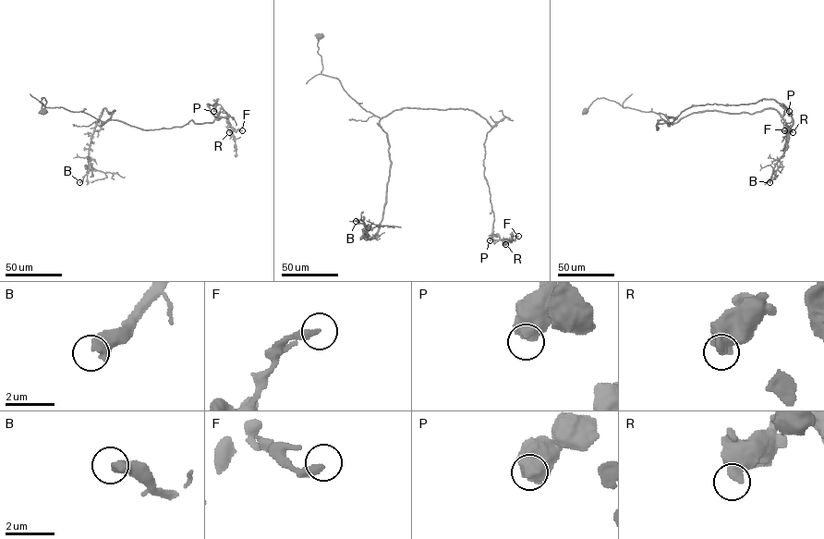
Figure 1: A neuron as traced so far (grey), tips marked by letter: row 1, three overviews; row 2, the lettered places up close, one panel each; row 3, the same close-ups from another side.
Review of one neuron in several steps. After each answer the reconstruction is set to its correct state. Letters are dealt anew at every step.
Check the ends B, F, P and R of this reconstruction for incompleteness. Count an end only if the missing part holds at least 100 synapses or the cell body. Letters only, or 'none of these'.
B

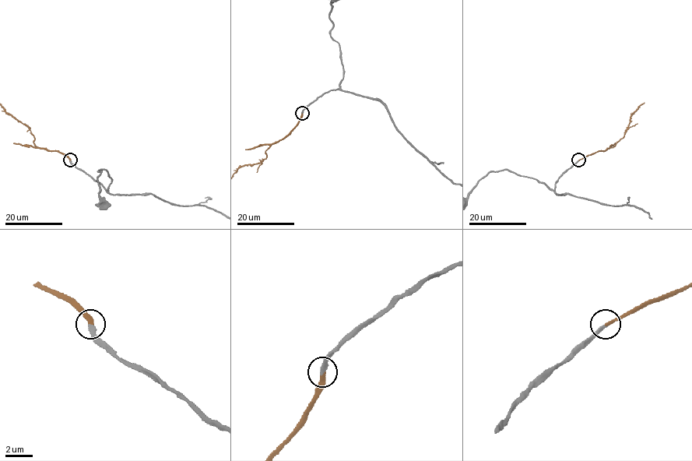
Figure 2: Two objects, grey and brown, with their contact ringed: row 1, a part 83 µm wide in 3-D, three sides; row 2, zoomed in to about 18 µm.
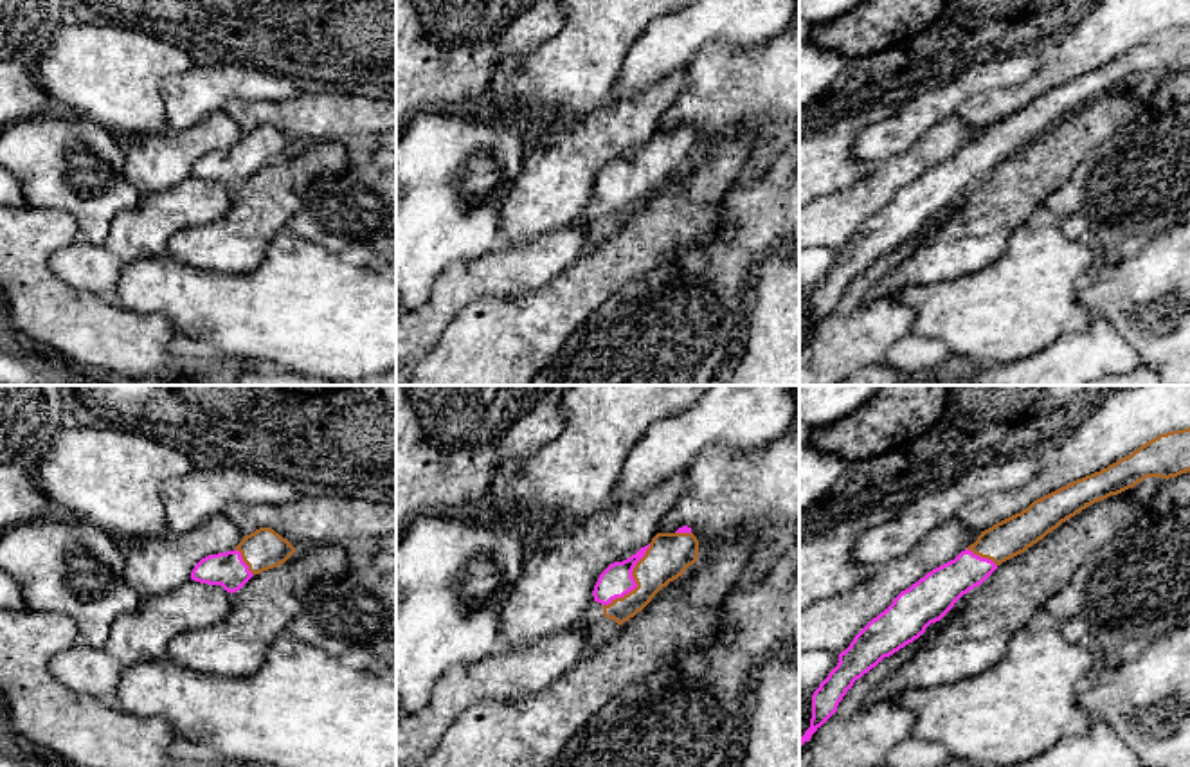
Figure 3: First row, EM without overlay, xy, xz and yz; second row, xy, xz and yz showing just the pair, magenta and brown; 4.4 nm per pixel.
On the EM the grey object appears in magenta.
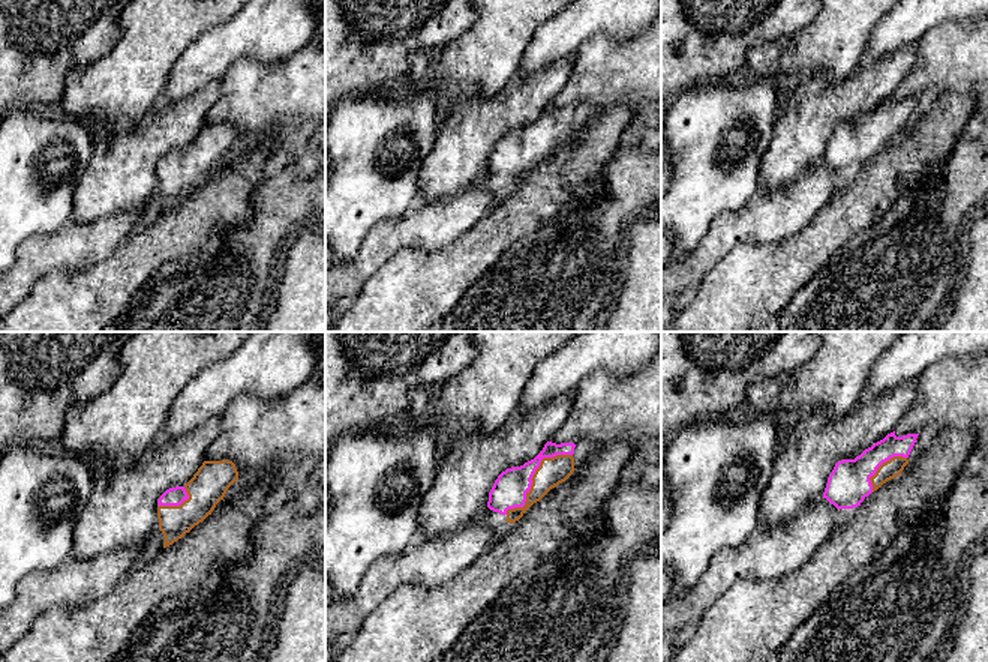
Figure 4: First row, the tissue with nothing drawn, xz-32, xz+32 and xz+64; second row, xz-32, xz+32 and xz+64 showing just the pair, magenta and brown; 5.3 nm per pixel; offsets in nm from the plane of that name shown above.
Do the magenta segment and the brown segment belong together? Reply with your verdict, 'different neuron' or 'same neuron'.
same neuron

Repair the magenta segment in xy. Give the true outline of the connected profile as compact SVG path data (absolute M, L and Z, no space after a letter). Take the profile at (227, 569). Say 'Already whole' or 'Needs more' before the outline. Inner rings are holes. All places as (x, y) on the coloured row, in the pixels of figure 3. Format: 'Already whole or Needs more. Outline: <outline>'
Needs more. Outline: M259 528L243 537L234 551L202 558L191 580L209 585L221 585L227 592L239 591L254 574L279 567L295 547L270 528Z

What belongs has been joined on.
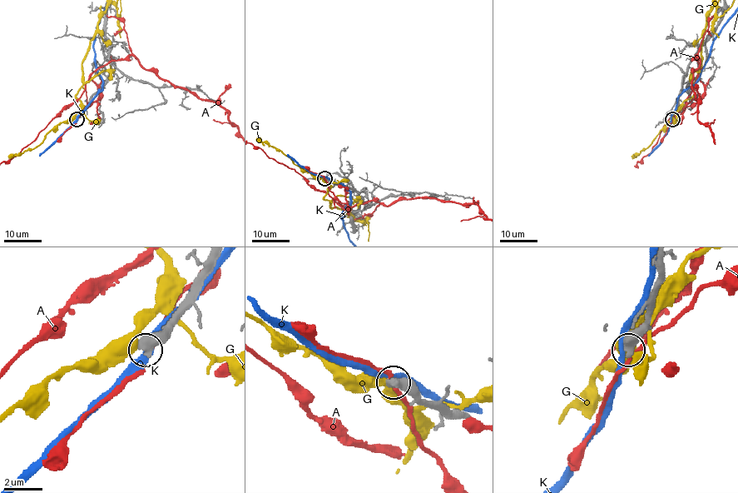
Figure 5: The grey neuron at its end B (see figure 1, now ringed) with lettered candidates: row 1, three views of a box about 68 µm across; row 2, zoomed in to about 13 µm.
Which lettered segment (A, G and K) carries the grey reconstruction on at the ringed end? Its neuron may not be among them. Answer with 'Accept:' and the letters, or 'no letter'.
Accept: no letter

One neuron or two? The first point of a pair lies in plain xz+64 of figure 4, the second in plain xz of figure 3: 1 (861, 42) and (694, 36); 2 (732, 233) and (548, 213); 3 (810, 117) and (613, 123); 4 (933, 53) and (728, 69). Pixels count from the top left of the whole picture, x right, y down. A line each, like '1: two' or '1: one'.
1: two
2: two
3: one
4: one

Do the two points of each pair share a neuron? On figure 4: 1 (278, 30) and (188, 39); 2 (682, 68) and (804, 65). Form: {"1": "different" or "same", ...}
{"1": "different", "2": "different"}

